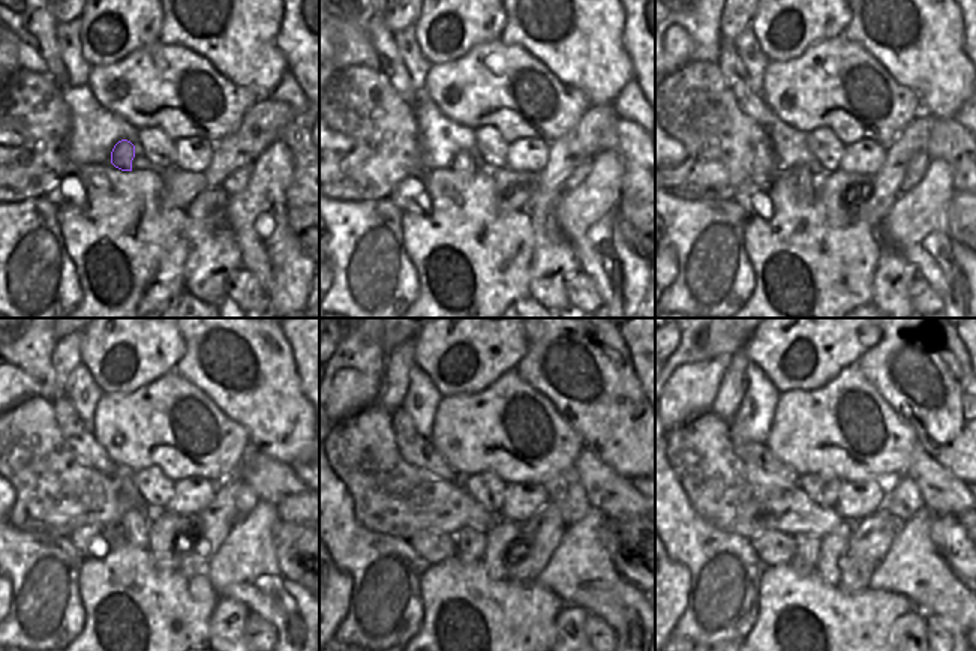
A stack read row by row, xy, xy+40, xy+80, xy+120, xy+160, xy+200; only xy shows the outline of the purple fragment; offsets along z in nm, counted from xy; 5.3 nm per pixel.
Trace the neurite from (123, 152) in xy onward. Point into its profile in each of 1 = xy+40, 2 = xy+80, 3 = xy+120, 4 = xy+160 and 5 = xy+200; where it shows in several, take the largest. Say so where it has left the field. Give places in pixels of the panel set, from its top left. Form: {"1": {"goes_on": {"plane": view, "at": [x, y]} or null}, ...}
{"1": {"goes_on": {"plane": "xy+40", "at": [464, 164]}}, "2": {"goes_on": {"plane": "xy+80", "at": [805, 183]}}, "3": {"goes_on": {"plane": "xy+120", "at": [135, 524]}}, "4": {"goes_on": {"plane": "xy+160", "at": [470, 545]}}, "5": {"goes_on": {"plane": "xy+200", "at": [807, 546]}}}

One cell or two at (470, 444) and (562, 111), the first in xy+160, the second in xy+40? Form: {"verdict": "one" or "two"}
{"verdict": "one"}

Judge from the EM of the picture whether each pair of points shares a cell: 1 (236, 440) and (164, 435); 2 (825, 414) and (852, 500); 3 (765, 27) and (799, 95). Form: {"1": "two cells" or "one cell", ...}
{"1": "one cell", "2": "two cells", "3": "two cells"}

